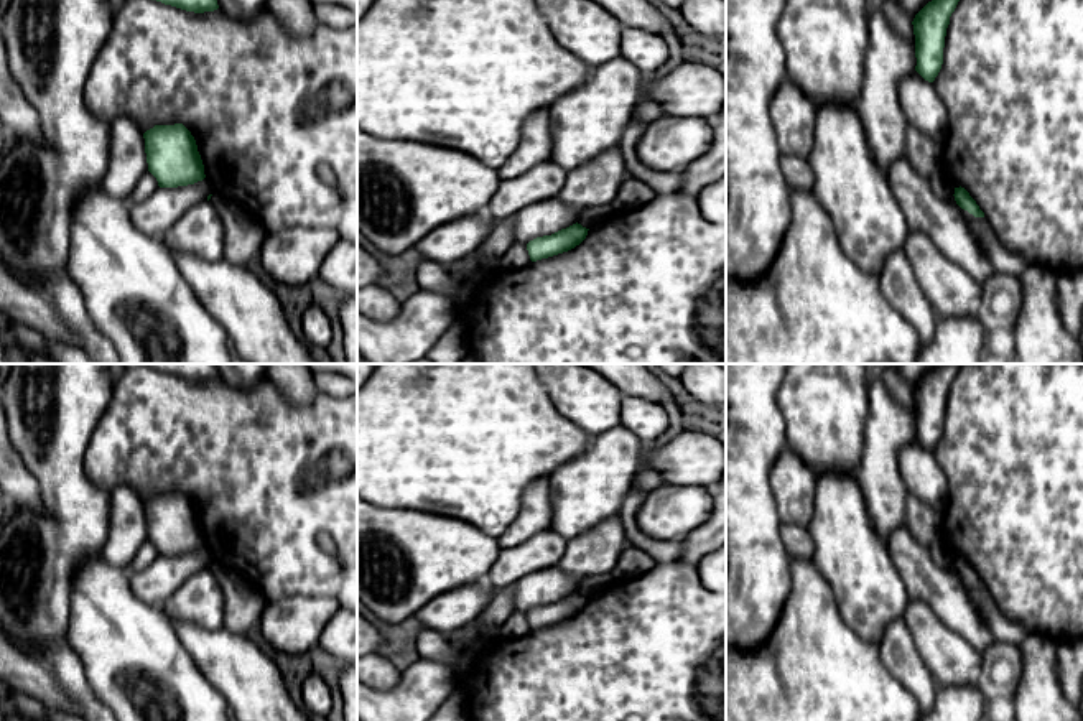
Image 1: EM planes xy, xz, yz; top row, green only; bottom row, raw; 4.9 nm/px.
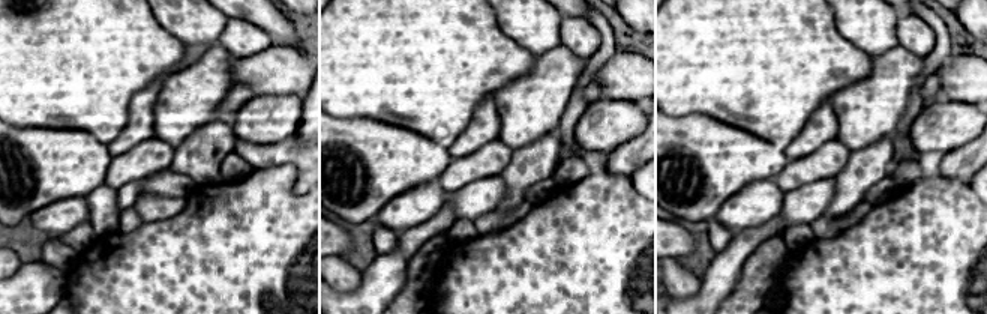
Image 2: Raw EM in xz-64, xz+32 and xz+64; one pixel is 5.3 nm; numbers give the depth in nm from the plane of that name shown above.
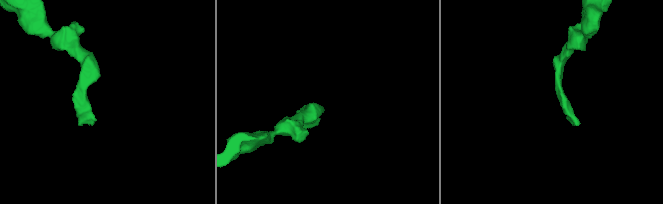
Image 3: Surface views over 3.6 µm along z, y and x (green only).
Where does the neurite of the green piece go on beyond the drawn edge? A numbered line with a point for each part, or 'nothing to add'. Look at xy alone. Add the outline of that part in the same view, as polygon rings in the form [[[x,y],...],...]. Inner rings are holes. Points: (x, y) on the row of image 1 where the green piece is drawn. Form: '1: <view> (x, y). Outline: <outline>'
nothing to add

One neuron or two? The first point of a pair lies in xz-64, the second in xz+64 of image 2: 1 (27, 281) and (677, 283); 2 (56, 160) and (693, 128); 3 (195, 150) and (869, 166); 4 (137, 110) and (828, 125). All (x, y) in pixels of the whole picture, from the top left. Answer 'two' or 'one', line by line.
1: two
2: one
3: one
4: one

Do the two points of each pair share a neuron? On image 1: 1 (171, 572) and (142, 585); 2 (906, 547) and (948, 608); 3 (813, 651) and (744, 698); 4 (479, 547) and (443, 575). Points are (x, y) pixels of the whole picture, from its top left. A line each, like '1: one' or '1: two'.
1: one
2: one
3: one
4: one

